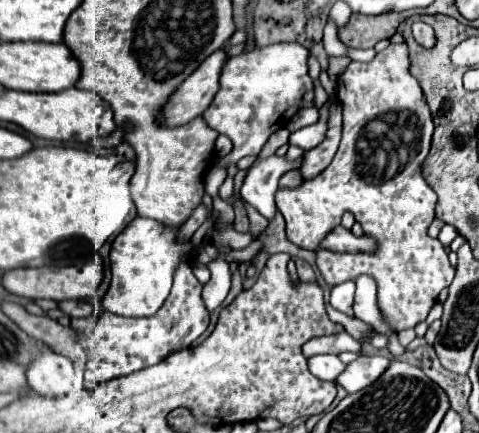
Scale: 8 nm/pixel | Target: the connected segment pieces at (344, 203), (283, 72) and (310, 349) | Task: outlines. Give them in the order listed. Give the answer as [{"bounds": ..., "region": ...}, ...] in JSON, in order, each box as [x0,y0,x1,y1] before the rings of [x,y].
[{"bounds":[275,42,455,332],"region":[[[405,42],[389,44],[367,64],[351,62],[347,70],[339,76],[337,98],[343,106],[343,136],[335,158],[319,176],[303,180],[297,188],[279,188],[279,192],[275,194],[277,208],[285,216],[289,240],[303,250],[317,250],[325,234],[341,224],[343,212],[351,210],[355,214],[355,220],[363,226],[363,234],[377,240],[377,250],[337,254],[333,250],[319,248],[317,268],[321,276],[331,288],[341,282],[355,280],[361,274],[371,276],[377,282],[377,306],[383,314],[383,320],[395,332],[415,328],[415,324],[427,318],[431,306],[437,302],[439,292],[451,284],[455,270],[451,268],[447,252],[441,246],[441,242],[433,240],[427,234],[427,228],[435,220],[437,194],[429,188],[429,184],[421,176],[421,164],[429,154],[433,120],[427,102],[423,98],[421,86],[409,74],[407,44]]]},{"bounds":[203,42,313,198],"region":[[[283,42],[231,56],[225,62],[225,72],[221,72],[221,90],[213,98],[211,106],[203,112],[203,118],[213,130],[231,138],[233,150],[209,170],[205,192],[211,198],[219,198],[221,182],[227,178],[227,164],[237,164],[243,156],[257,156],[267,138],[277,128],[285,126],[297,110],[313,106],[313,80],[309,76],[307,60],[307,48]]]},{"bounds":[303,332,361,358],"region":[[[341,332],[335,336],[311,338],[303,344],[303,356],[305,358],[311,358],[315,354],[339,354],[343,350],[353,350],[355,354],[361,354],[361,342],[353,340],[347,332]]]}]

